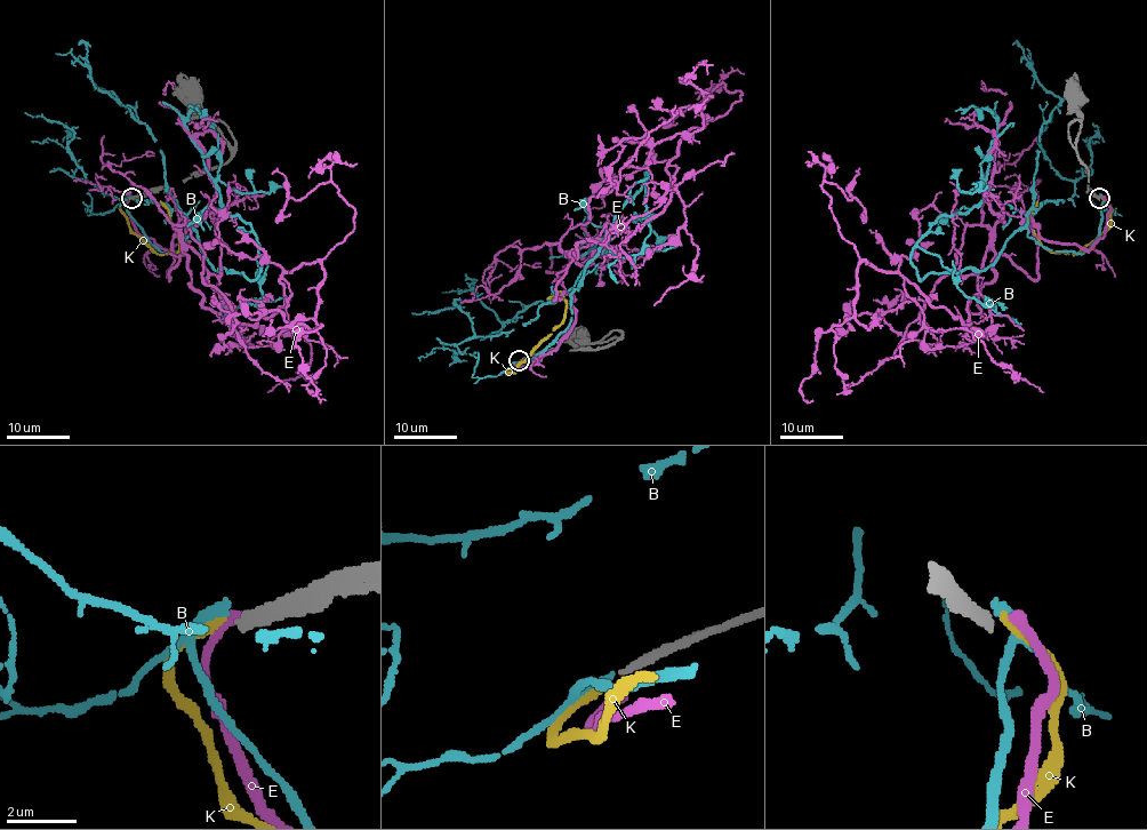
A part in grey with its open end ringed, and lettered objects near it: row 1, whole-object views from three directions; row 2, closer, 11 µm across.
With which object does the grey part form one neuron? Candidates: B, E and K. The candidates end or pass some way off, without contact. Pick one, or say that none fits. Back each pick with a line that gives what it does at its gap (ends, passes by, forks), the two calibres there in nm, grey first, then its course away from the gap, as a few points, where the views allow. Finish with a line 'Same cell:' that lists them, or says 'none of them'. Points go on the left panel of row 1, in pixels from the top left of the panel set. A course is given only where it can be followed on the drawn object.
K: it ends | 240/220 nm | via (129, 198), (120, 206), (128, 225), (157, 254), (177, 252), (177, 233), (168, 209), (160, 201)
Same cell: K

